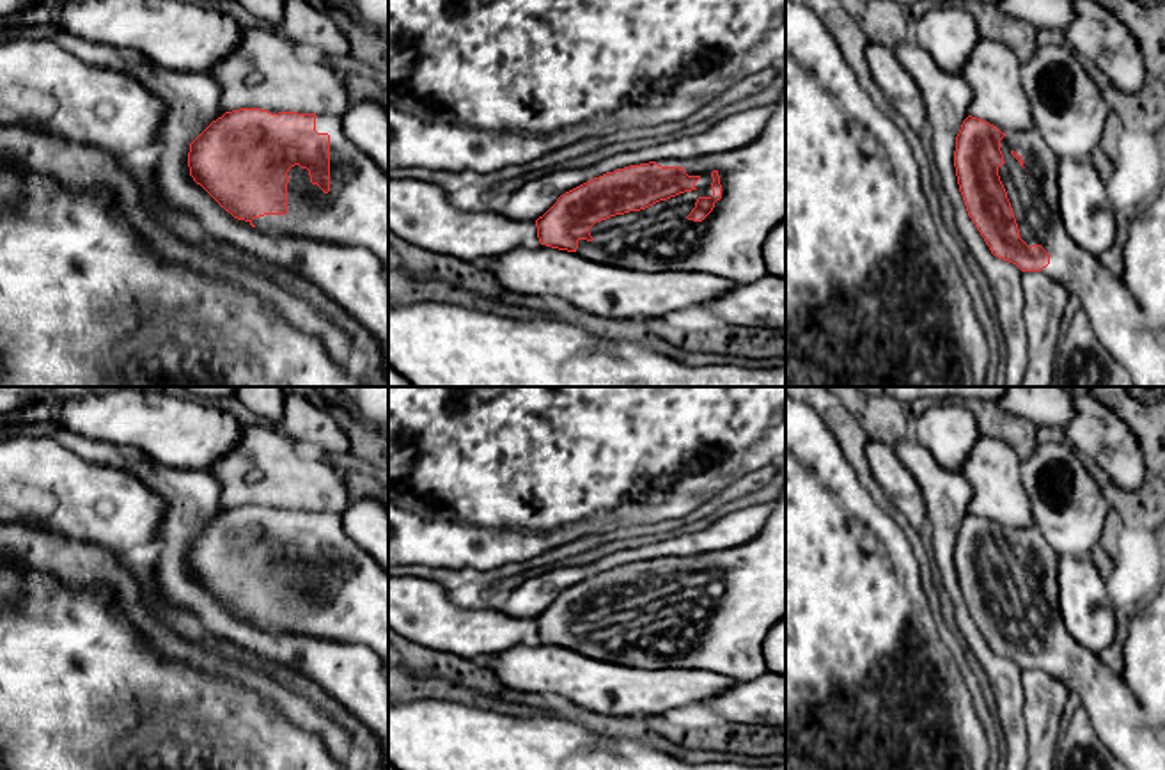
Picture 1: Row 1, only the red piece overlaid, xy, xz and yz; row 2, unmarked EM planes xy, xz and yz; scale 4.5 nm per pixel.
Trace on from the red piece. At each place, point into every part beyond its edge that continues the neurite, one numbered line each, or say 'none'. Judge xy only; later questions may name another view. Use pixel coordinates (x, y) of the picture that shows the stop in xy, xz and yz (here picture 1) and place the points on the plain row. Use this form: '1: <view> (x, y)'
1: xy (355, 609)

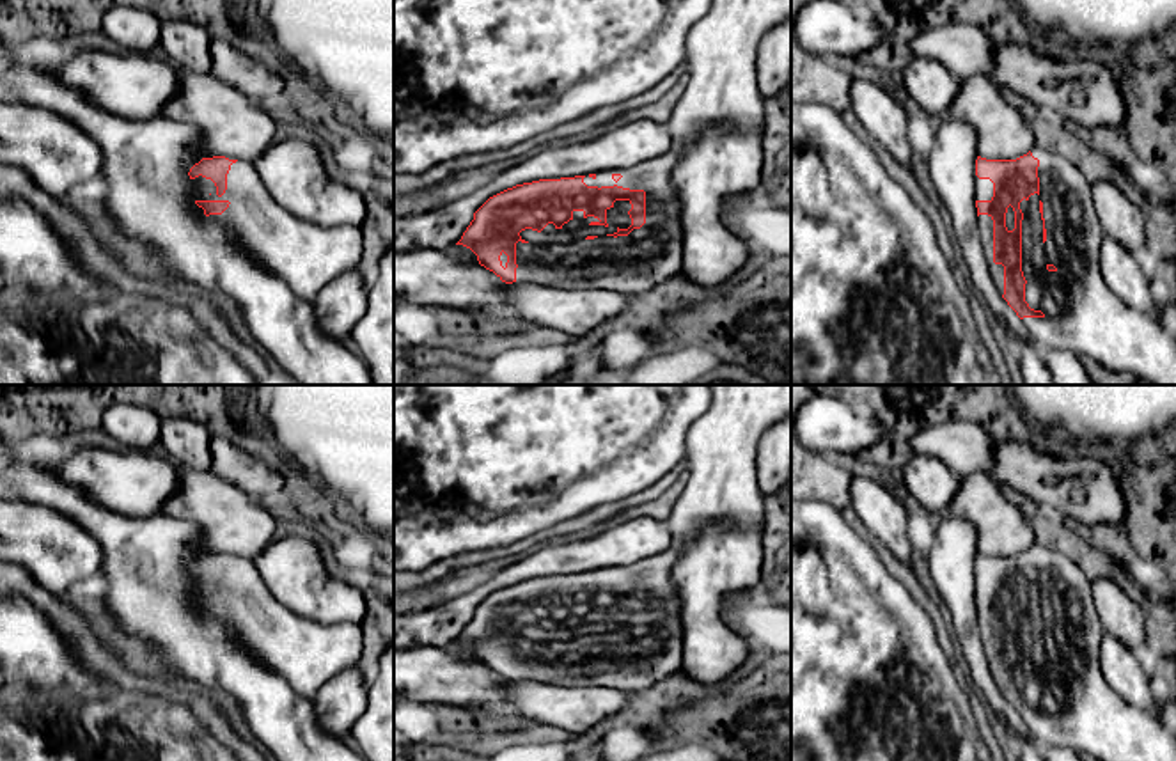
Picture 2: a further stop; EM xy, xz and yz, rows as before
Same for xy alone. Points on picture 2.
1: xy (305, 653)

